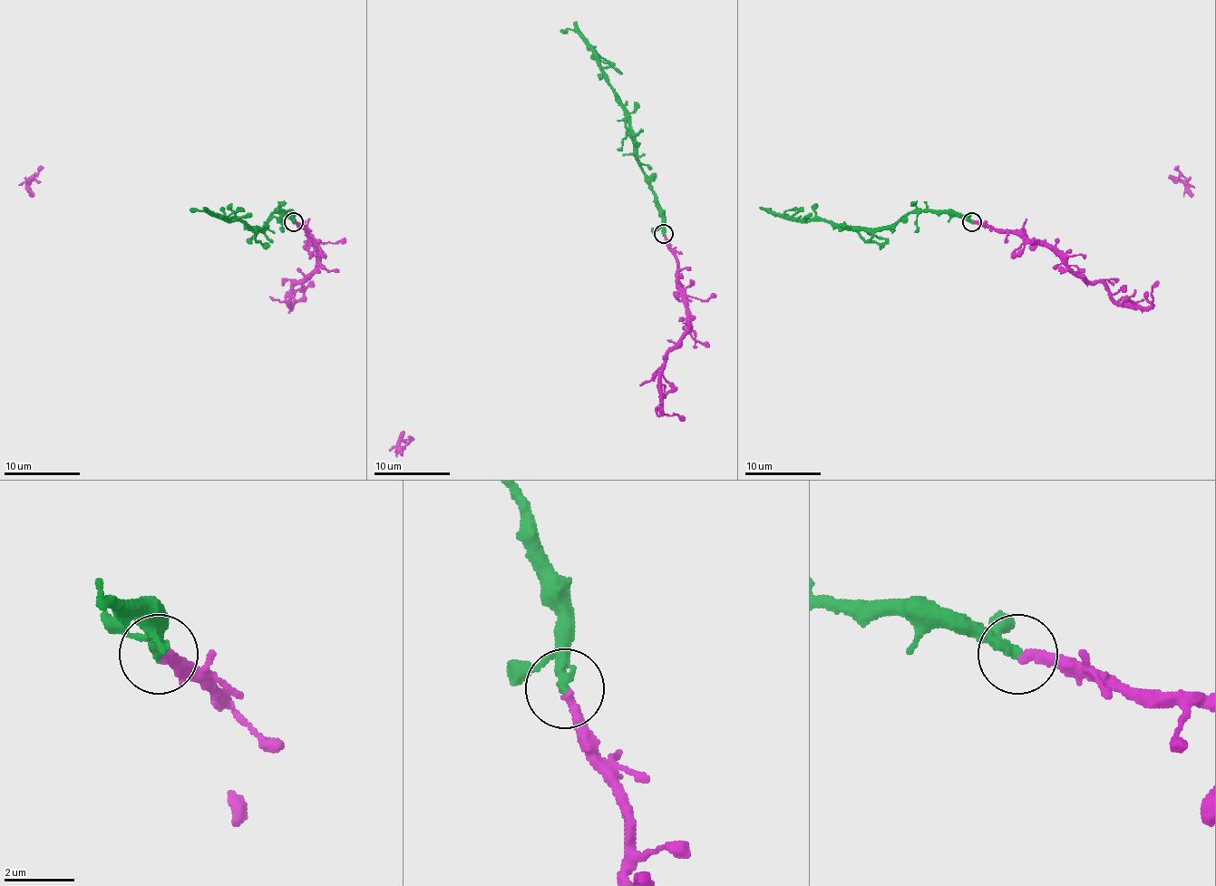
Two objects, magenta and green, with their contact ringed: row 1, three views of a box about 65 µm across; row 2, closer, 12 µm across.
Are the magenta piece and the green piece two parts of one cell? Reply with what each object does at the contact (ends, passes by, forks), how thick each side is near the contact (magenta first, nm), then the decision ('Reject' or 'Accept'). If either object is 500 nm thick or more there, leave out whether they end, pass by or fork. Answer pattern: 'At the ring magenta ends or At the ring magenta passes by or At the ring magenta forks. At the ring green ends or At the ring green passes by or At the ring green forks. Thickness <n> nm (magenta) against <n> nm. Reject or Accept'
At the ring magenta ends. At the ring green ends. Thickness 260 nm (magenta) against 320 nm. Accept

